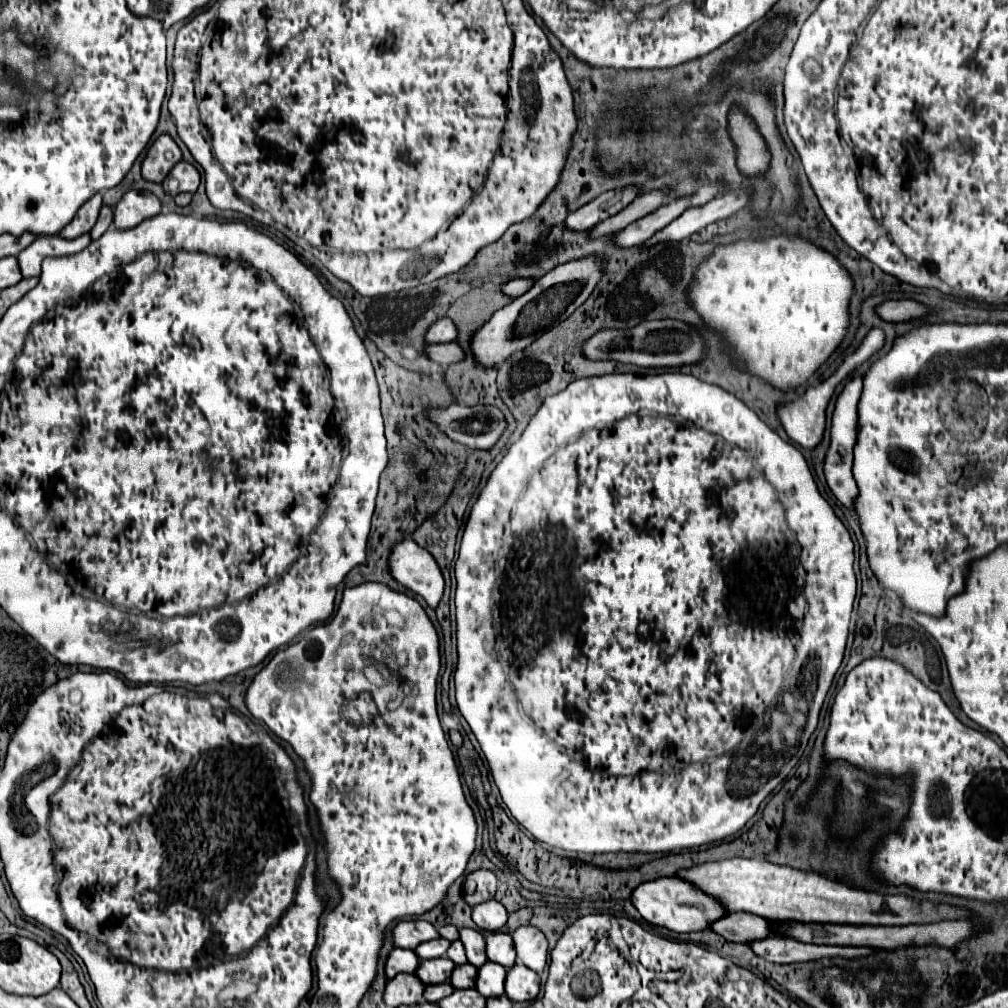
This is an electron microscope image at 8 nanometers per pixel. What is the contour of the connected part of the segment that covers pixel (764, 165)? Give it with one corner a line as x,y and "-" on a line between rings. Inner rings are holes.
739,110
729,114
729,132
737,144
737,166
745,176
763,174
769,168
769,150
755,124

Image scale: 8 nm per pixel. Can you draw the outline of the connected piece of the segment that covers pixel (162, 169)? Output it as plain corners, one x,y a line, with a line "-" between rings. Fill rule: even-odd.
161,134
147,150
141,172
143,178
149,182
163,182
163,178
169,174
169,170
181,160
181,148
169,134

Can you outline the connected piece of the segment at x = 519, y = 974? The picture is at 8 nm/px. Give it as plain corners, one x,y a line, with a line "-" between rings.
515,964
509,972
507,972
507,980
505,980
505,994
513,1000
513,1002
529,1002
535,1000
537,994
541,990
541,978
537,972
529,970
523,964

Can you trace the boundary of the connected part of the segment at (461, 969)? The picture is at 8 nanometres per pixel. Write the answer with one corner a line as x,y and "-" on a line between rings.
471,964
457,966
457,968
453,970
451,984
453,984
455,988
475,988
475,974
477,974
477,968
471,966

